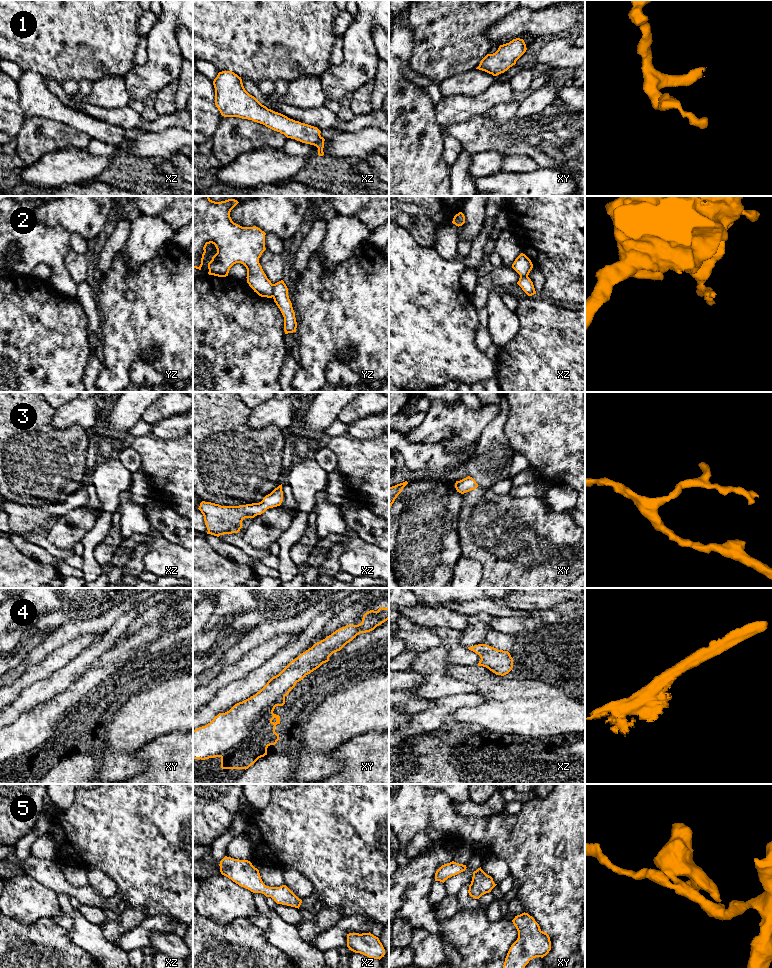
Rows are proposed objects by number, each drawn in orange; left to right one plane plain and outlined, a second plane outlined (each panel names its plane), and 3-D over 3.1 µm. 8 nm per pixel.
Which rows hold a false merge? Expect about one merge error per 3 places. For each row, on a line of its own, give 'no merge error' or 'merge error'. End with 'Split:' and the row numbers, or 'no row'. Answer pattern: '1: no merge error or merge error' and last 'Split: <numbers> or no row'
1: no merge error
2: merge error
3: no merge error
4: no merge error
5: no merge error
Split: 2

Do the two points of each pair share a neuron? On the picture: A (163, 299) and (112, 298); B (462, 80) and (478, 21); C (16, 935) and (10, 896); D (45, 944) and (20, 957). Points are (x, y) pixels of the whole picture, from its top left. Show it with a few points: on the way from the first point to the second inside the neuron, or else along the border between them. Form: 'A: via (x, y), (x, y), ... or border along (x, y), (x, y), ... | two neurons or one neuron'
A: via (150, 305), (125, 305) | one neuron
B: border along (475, 68), (455, 73), (442, 81) | two neurons
C: border along (10, 918), (21, 924), (32, 924), (38, 920) | two neurons
D: via (39, 950), (32, 957), (26, 957) | one neuron

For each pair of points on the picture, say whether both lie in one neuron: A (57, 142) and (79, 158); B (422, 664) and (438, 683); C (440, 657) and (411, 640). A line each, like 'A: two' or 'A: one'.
A: two
B: one
C: two

